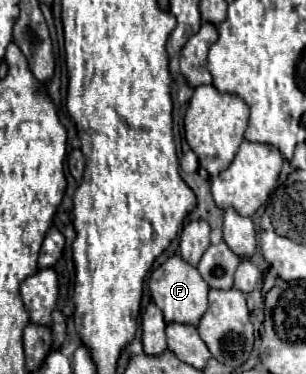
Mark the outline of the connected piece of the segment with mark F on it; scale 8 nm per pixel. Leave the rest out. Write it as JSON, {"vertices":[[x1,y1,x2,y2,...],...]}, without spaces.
{"vertices":[[174,254,164,260,156,270,152,270,148,288,152,294,152,300,162,310,166,322,180,322,180,324,192,324,196,326,206,312,208,306,208,286,198,274,194,266,190,266,180,254]]}

